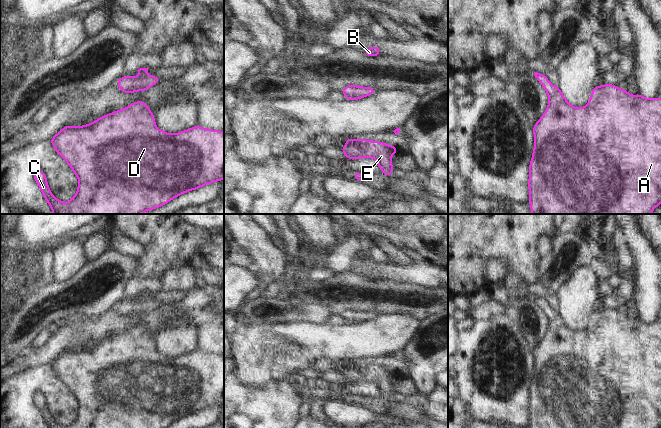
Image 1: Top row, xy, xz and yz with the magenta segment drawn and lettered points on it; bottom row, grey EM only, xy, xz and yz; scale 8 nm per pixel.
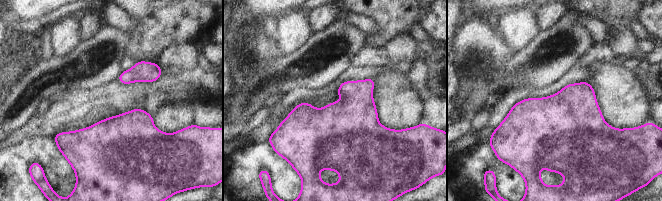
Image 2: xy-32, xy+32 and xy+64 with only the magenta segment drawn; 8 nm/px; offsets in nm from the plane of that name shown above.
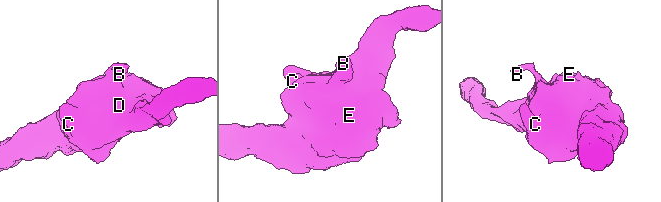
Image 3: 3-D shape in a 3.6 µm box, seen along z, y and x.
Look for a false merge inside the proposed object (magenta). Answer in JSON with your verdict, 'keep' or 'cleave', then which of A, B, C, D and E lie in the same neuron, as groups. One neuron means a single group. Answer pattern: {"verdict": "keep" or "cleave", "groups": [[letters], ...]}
{"verdict": "keep", "groups": [["A", "B", "C", "D", "E"]]}

